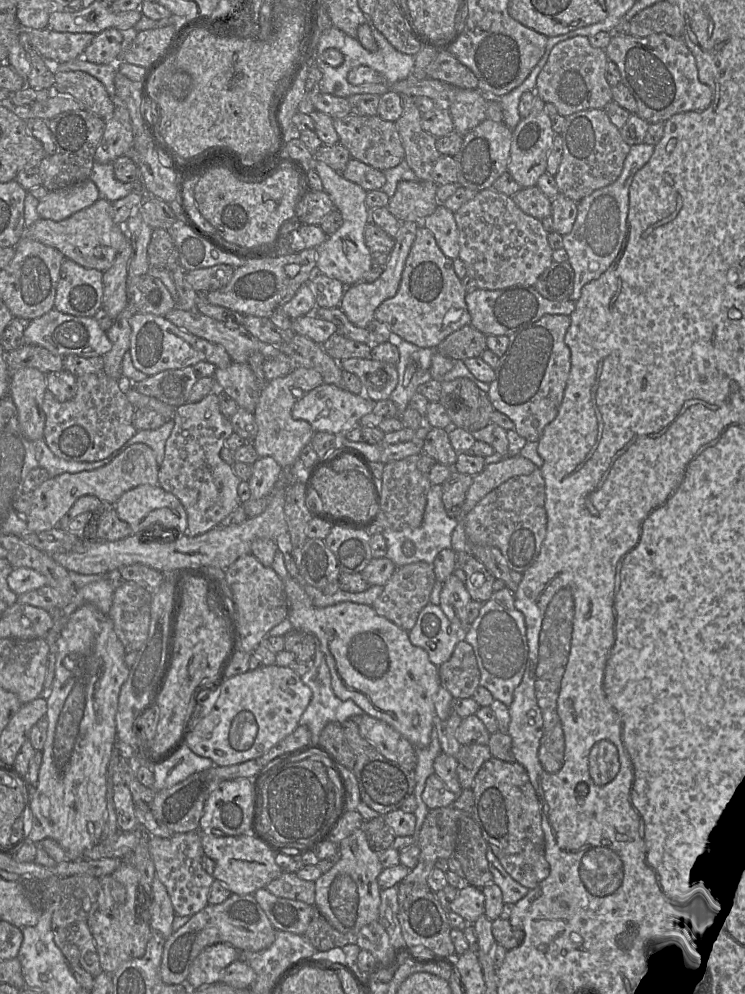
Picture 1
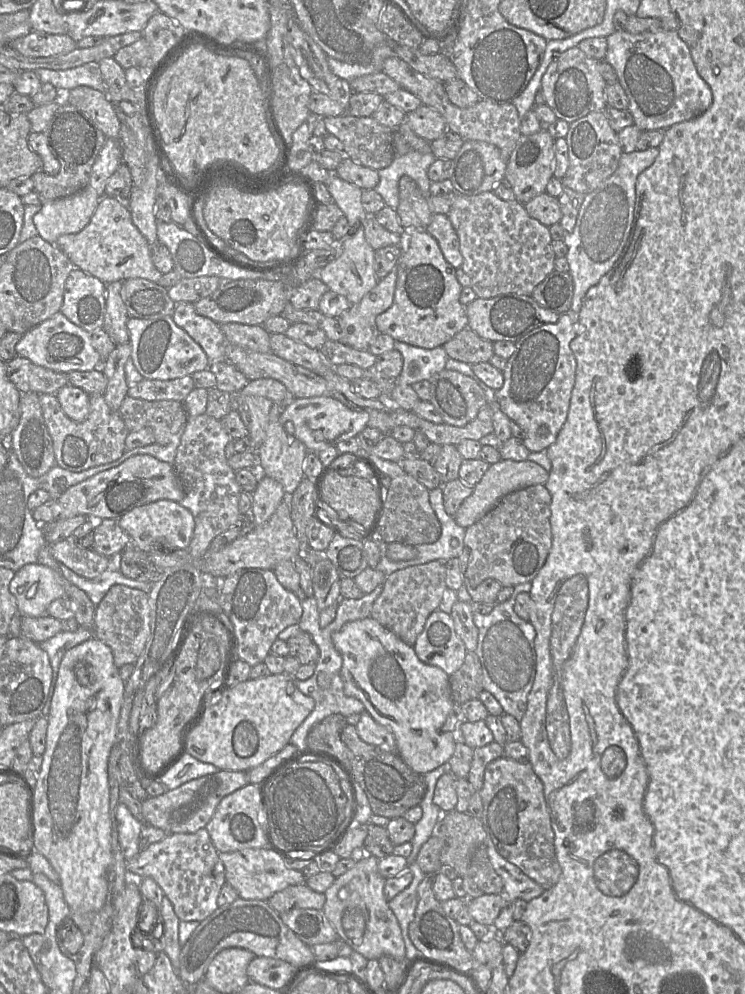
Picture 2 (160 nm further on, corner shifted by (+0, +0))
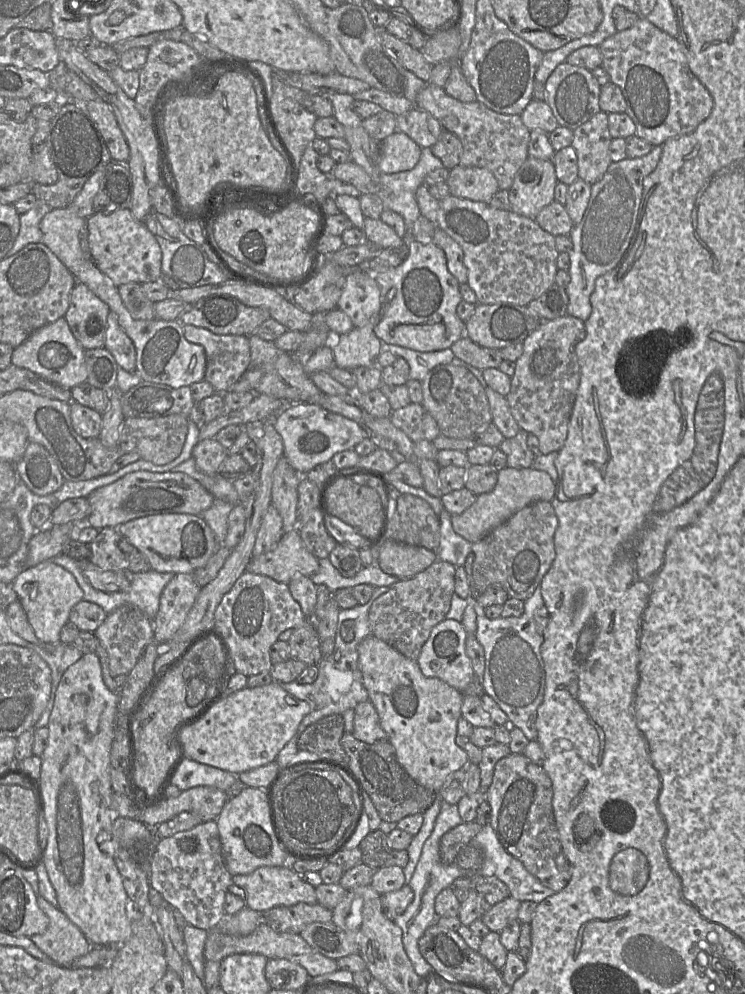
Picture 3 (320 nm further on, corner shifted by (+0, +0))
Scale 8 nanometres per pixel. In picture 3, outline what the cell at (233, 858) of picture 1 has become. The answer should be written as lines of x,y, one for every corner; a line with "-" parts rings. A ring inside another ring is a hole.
289,865
259,867
250,874
233,875
232,882
244,891
246,907
261,913
277,906
292,906
300,902
318,903
315,887
304,882
301,875
295,873

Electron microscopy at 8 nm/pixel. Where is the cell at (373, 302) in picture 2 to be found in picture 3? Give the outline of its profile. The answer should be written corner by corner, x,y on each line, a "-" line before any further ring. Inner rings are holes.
381,312
362,327
354,327
346,334
332,336
330,347
335,366
352,370
359,366
377,365
382,341
375,335
374,327
380,320

